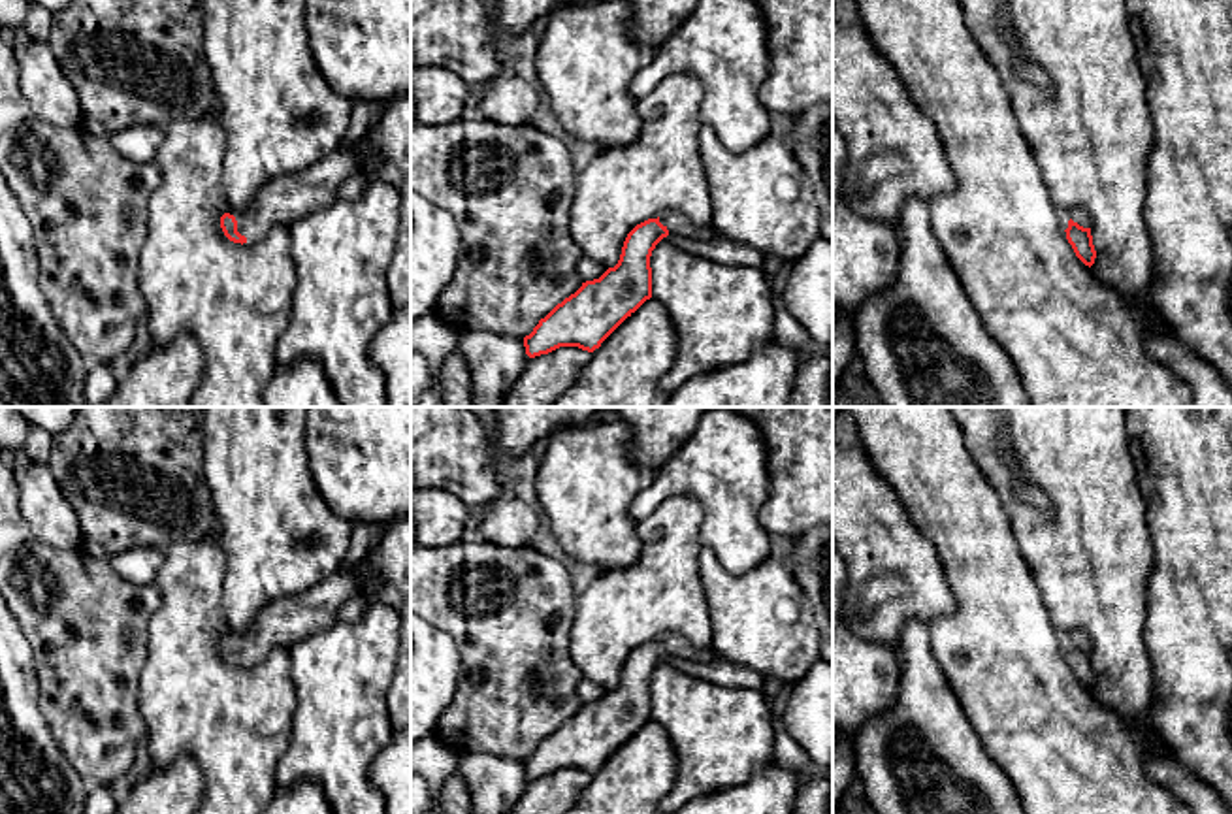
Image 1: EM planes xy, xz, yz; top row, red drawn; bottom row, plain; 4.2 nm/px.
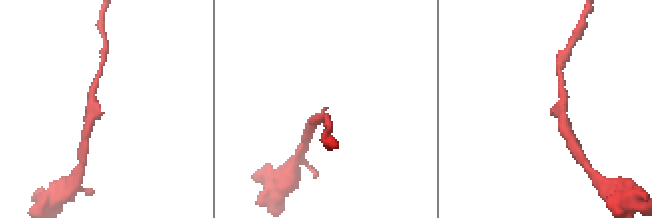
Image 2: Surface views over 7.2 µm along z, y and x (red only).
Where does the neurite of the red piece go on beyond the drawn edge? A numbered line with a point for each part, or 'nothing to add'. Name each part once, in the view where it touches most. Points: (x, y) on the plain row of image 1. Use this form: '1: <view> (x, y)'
1: xy (283, 622)

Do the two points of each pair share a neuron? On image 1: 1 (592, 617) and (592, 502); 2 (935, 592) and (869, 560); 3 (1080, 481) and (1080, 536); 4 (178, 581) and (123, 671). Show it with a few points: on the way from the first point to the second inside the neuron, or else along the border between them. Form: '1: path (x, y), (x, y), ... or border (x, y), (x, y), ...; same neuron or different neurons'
1: border (641, 549), (641, 554), (632, 564), (601, 571); different neurons
2: path (918, 575), (903, 560), (886, 560); same neuron
3: path (1080, 494), (1080, 522); same neuron
4: border (157, 588), (161, 605), (147, 624), (140, 675); different neurons

